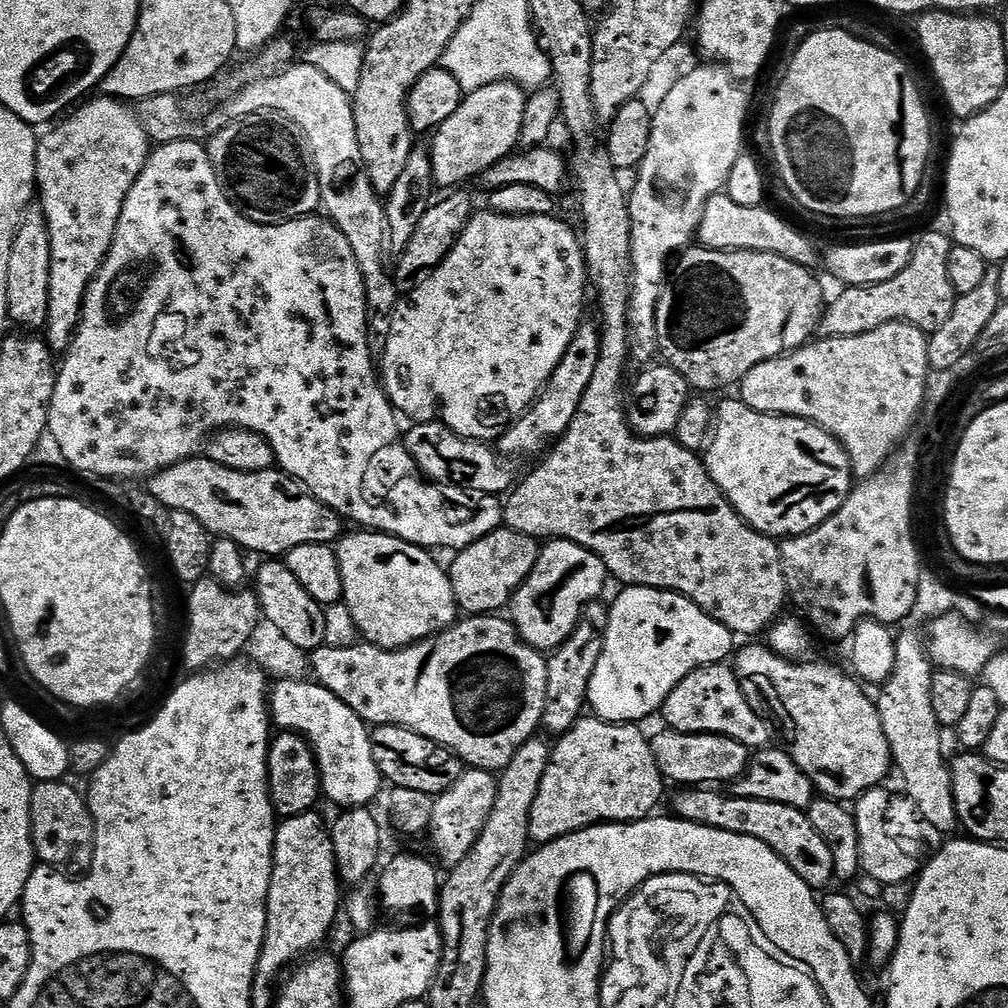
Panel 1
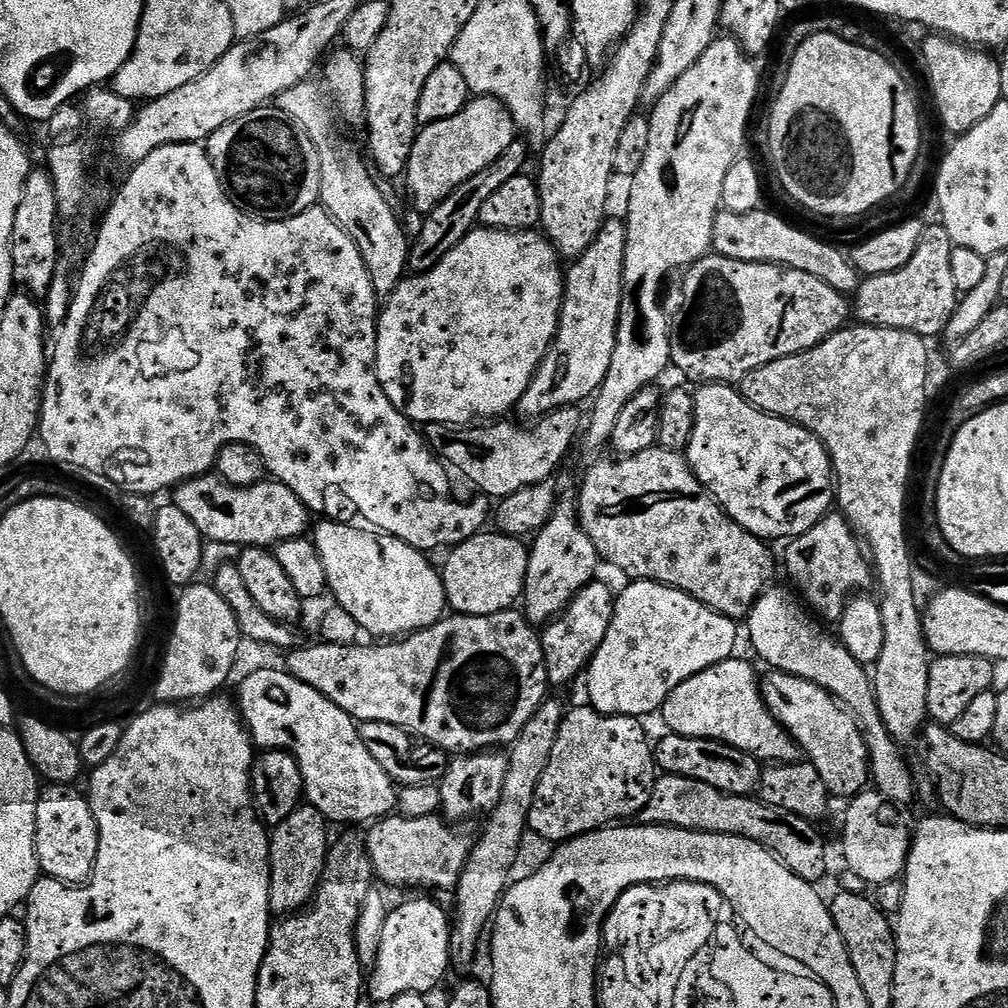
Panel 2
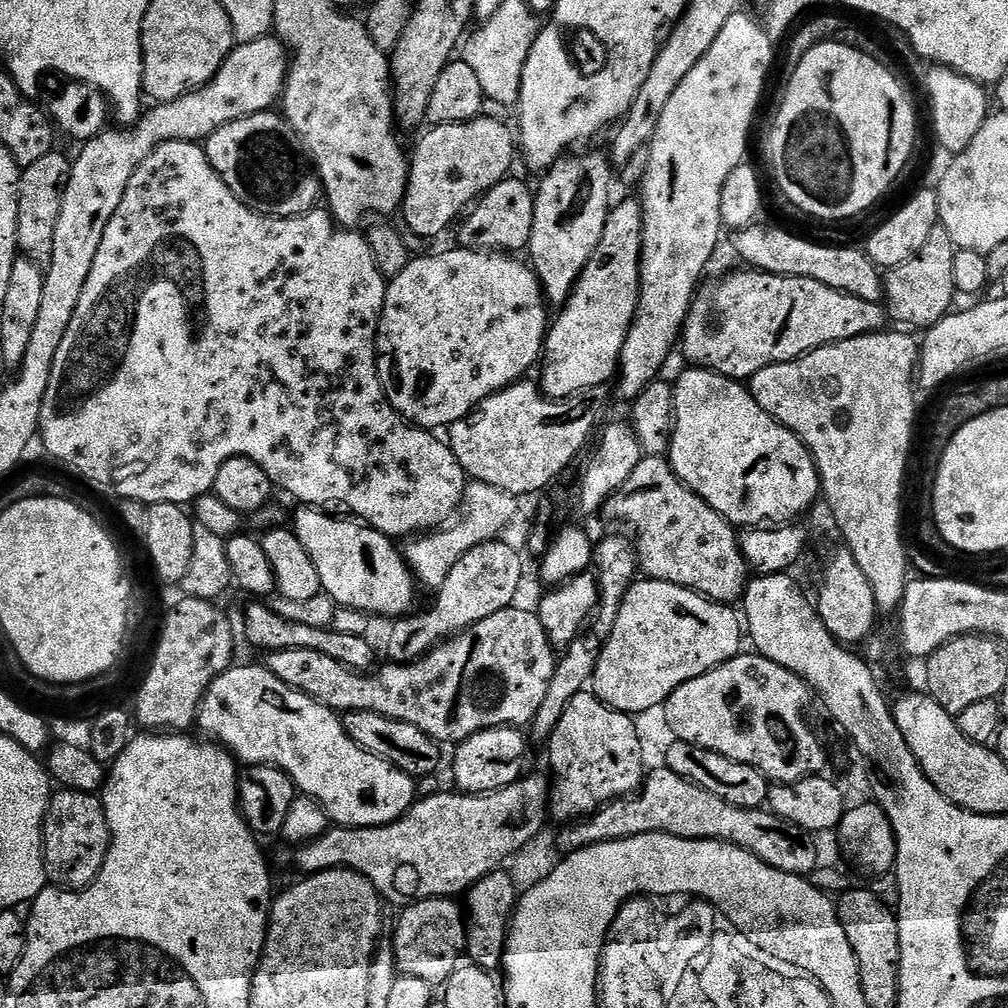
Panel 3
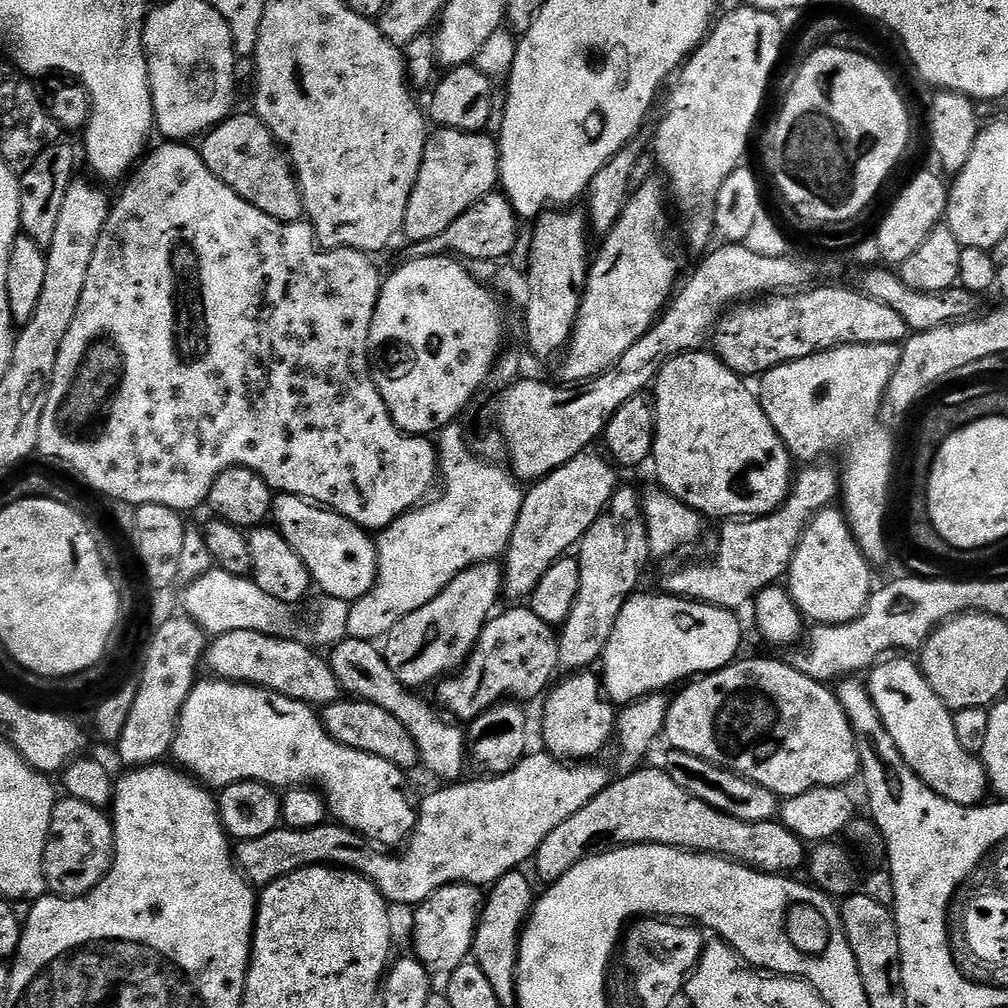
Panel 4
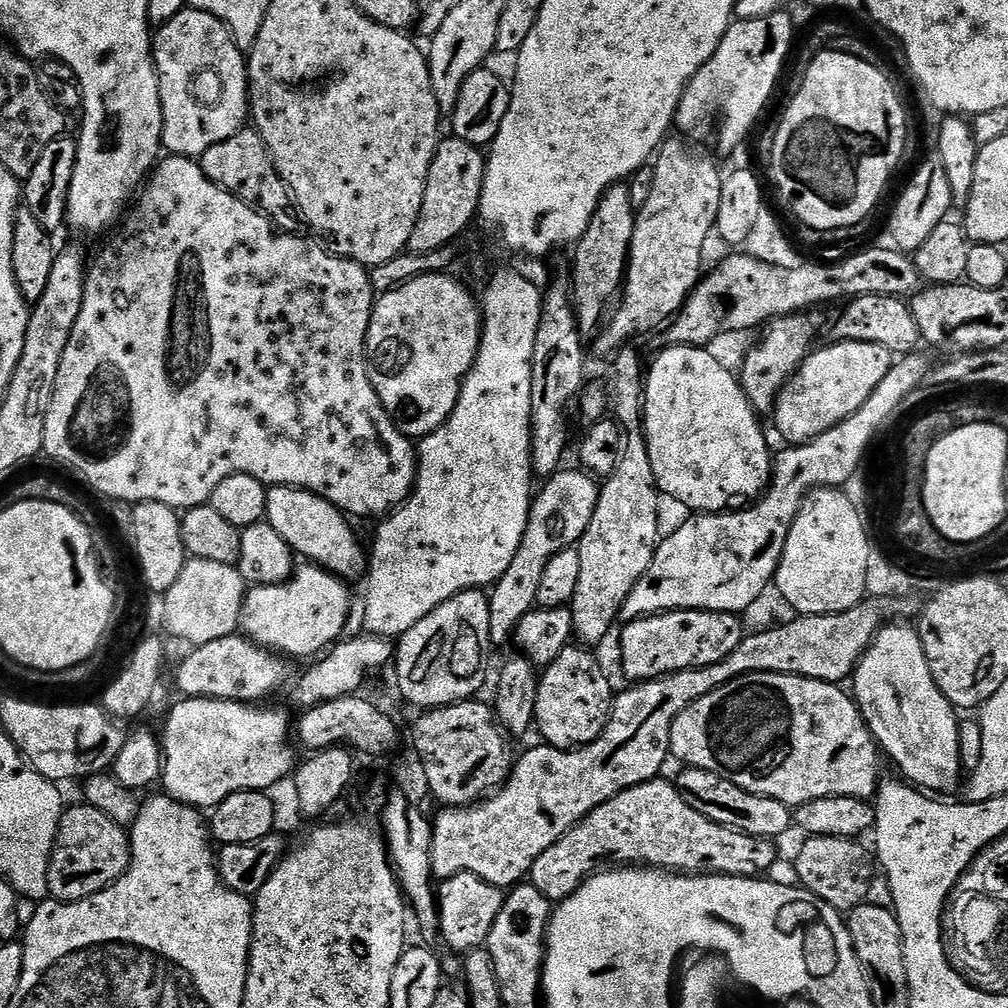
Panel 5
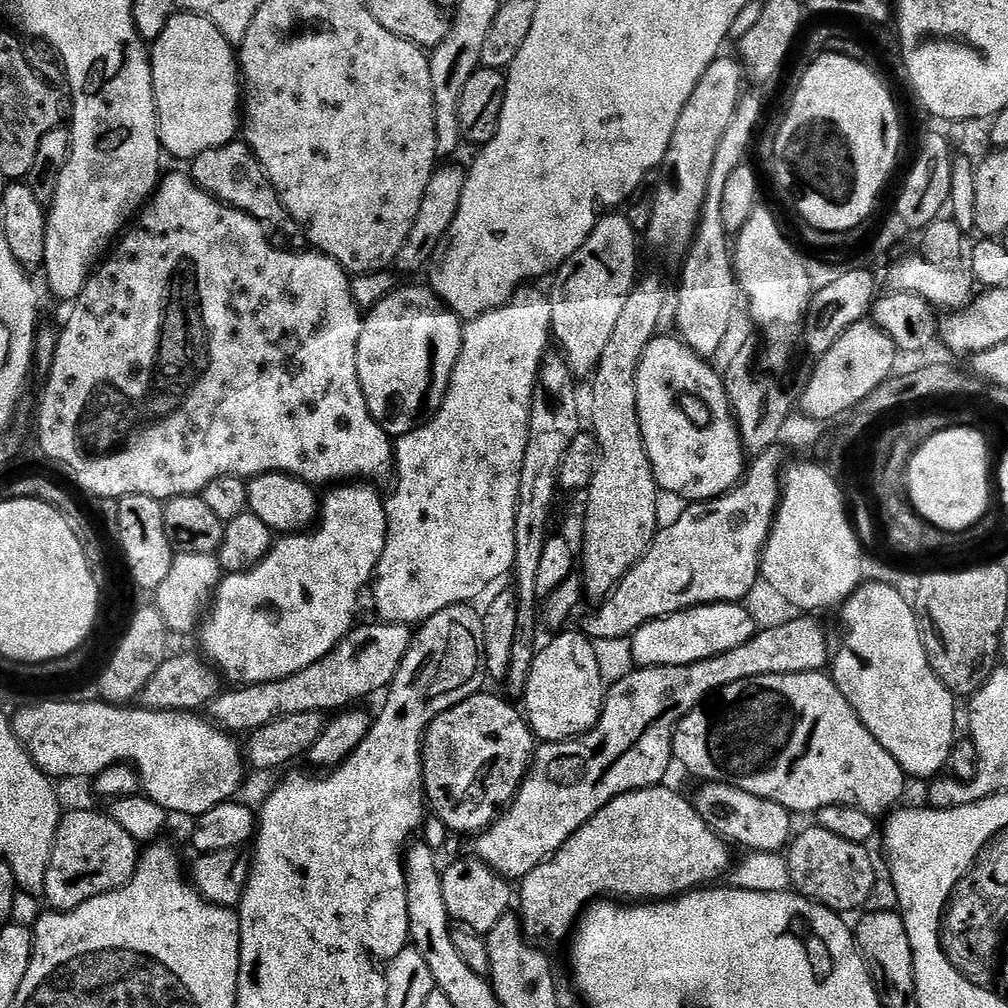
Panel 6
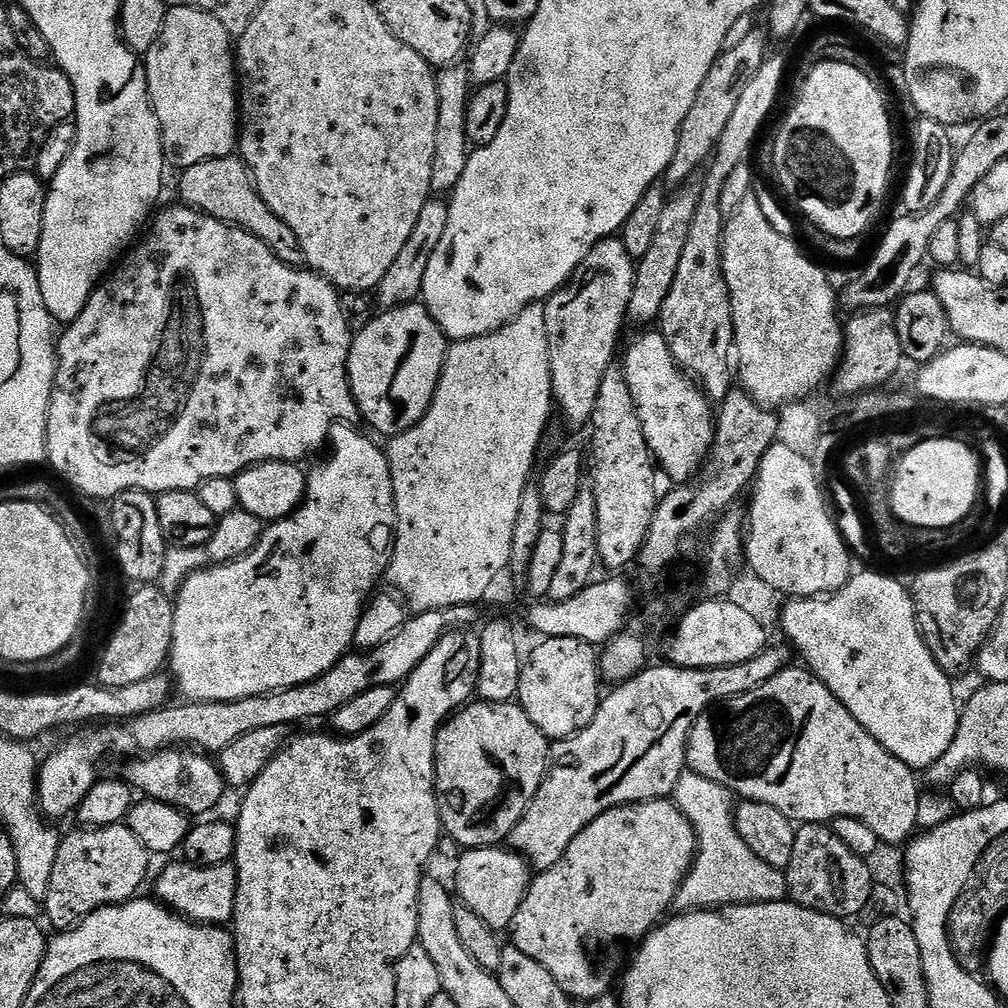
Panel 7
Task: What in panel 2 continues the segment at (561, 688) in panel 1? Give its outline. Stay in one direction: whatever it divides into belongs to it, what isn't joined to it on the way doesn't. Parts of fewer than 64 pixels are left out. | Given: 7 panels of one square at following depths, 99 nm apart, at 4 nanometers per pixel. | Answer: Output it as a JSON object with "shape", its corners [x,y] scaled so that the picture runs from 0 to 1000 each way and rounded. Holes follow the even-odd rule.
{"shape":[[[592,573],[577,581],[563,603],[551,615],[539,620],[536,627],[538,649],[542,653],[544,677],[549,684],[560,683],[582,668],[589,649],[593,649],[593,641],[597,641],[597,633],[601,633],[601,625],[605,625],[612,588],[597,575]]]}

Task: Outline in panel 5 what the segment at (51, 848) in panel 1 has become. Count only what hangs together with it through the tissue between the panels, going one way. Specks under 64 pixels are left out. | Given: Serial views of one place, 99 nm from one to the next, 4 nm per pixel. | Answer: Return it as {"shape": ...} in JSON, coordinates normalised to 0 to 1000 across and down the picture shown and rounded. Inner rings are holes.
{"shape":[[[78,796],[64,801],[58,815],[58,827],[52,840],[48,860],[48,887],[51,892],[72,897],[81,891],[89,891],[109,880],[127,861],[131,854],[131,838],[128,826],[113,815],[101,804]]]}

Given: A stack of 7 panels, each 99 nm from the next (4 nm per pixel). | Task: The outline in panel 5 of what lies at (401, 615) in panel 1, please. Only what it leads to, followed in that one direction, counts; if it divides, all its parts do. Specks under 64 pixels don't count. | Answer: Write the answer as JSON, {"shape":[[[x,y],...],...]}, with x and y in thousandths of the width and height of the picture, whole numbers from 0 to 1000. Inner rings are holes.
{"shape":[[[266,484],[264,519],[272,522],[280,534],[294,549],[295,553],[309,558],[336,571],[342,577],[360,576],[365,565],[366,549],[357,541],[355,533],[349,529],[346,513],[331,503],[323,494],[299,484]]]}

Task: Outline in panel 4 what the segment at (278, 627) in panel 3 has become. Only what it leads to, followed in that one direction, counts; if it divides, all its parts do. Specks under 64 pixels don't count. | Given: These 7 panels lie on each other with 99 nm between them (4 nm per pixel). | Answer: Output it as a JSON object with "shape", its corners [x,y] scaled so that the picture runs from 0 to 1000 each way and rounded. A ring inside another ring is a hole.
{"shape":[[[345,631],[330,642],[327,649],[331,673],[335,673],[338,688],[362,694],[371,700],[379,700],[379,704],[391,708],[391,712],[395,712],[395,716],[399,716],[399,720],[407,724],[407,732],[411,732],[415,740],[417,758],[420,761],[425,761],[437,776],[452,776],[461,769],[460,757],[463,759],[466,754],[461,723],[443,709],[438,708],[432,701],[429,703],[417,691],[420,689],[402,681],[391,669],[391,665],[387,665],[385,654],[370,636]]]}

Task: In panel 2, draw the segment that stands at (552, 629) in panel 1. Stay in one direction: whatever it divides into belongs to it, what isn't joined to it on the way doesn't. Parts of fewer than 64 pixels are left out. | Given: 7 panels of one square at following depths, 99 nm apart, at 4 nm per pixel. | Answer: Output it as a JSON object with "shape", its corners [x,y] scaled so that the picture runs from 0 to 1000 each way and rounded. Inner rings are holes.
{"shape":[[[567,483],[557,487],[547,514],[531,529],[526,540],[518,592],[518,606],[524,616],[529,621],[539,621],[551,615],[571,592],[573,585],[577,585],[577,581],[592,574],[591,563],[596,563],[596,560],[589,538],[585,538],[581,526],[577,526],[575,521],[572,485]]]}

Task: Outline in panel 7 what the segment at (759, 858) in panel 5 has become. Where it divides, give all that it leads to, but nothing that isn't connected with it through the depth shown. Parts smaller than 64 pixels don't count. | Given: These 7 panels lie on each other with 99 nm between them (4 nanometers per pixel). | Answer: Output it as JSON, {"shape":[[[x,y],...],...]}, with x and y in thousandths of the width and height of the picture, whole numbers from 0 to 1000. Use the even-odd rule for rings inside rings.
{"shape":[[[666,793],[638,794],[632,798],[618,798],[612,802],[601,804],[596,810],[589,812],[589,815],[585,815],[585,819],[581,819],[581,823],[577,823],[577,827],[573,827],[573,831],[569,831],[569,835],[565,835],[565,839],[562,839],[562,847],[558,847],[558,851],[554,851],[554,855],[550,855],[550,859],[546,859],[546,863],[532,865],[529,868],[522,891],[518,891],[518,899],[514,899],[514,907],[510,907],[510,915],[506,922],[506,928],[508,928],[506,937],[513,939],[523,949],[530,950],[535,957],[540,958],[551,974],[554,974],[554,978],[567,992],[582,994],[604,987],[608,983],[607,960],[601,953],[595,952],[595,937],[611,937],[614,933],[631,935],[652,920],[664,908],[663,900],[666,902],[670,898],[675,876],[683,870],[683,864],[690,854],[691,844],[690,825],[687,822],[687,816],[680,812],[677,804],[672,802]]]}

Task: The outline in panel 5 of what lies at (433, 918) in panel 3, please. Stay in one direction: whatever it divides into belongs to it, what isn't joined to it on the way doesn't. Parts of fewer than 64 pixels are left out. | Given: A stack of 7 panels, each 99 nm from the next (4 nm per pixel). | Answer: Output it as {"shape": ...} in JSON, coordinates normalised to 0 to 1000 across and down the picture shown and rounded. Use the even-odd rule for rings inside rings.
{"shape":[[[459,865],[439,874],[435,881],[436,932],[440,932],[450,943],[456,944],[455,946],[463,946],[471,940],[480,940],[490,919],[491,909],[499,901],[501,888],[501,882],[483,877],[478,871],[474,871],[474,867]]]}

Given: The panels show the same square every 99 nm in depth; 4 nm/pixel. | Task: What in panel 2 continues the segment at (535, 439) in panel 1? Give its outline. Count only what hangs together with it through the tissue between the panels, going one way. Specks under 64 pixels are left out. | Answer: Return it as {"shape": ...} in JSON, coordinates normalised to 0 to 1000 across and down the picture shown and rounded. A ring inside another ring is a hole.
{"shape":[[[600,217],[591,234],[591,239],[572,255],[563,267],[560,276],[560,299],[556,309],[556,318],[552,334],[540,358],[534,363],[522,391],[512,400],[511,408],[516,409],[515,416],[520,419],[535,418],[537,413],[553,409],[555,405],[566,405],[578,402],[590,394],[591,388],[601,375],[601,367],[605,367],[605,355],[609,355],[609,339],[613,331],[613,312],[617,304],[619,291],[619,257],[621,256],[621,222],[618,217]]]}

